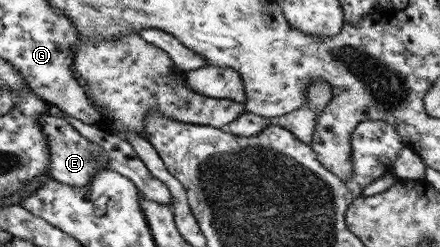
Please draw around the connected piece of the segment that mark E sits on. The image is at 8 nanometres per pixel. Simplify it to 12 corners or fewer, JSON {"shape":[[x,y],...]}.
{"shape":[[67,119],[38,121],[50,149],[49,176],[85,187],[109,169],[102,147]]}

